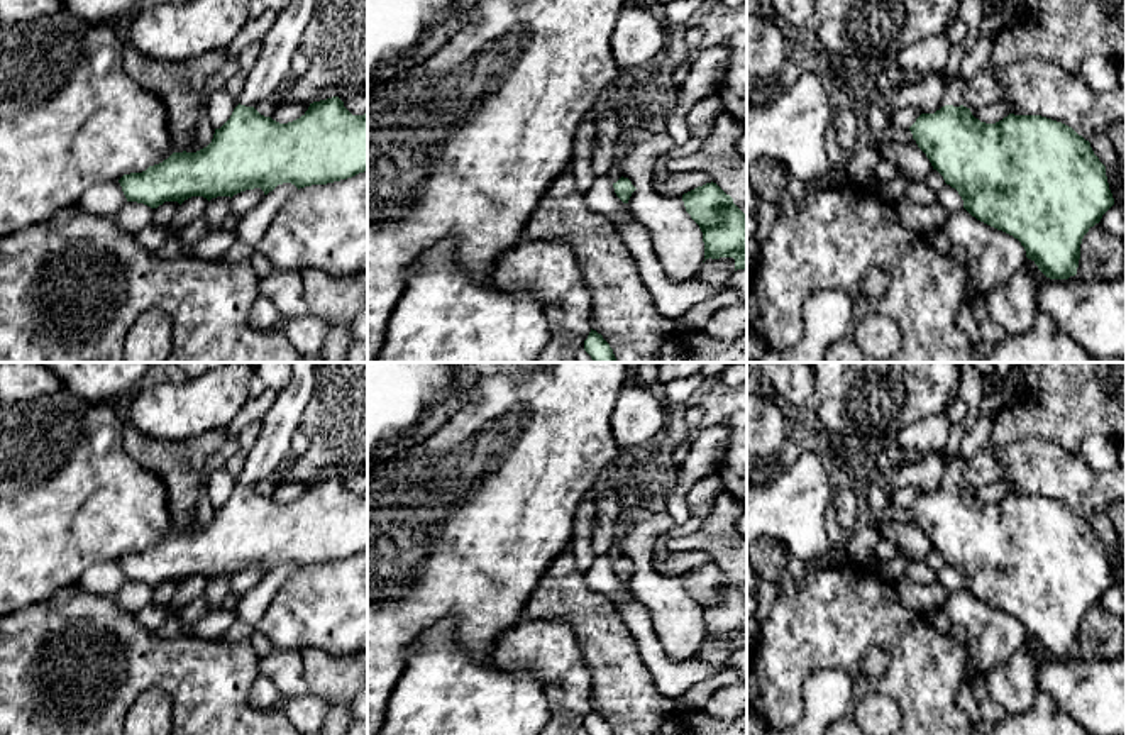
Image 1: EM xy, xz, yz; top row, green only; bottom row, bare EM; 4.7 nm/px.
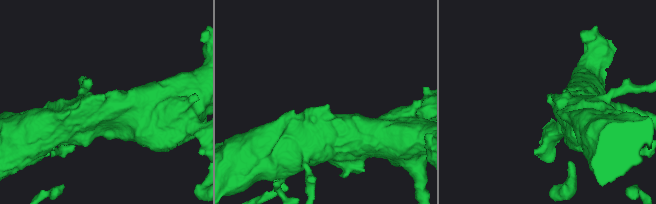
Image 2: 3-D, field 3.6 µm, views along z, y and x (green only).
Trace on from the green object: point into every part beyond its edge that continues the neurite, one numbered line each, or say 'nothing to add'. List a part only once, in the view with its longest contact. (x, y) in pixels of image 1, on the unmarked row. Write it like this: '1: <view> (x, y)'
1: yz (954, 464)

